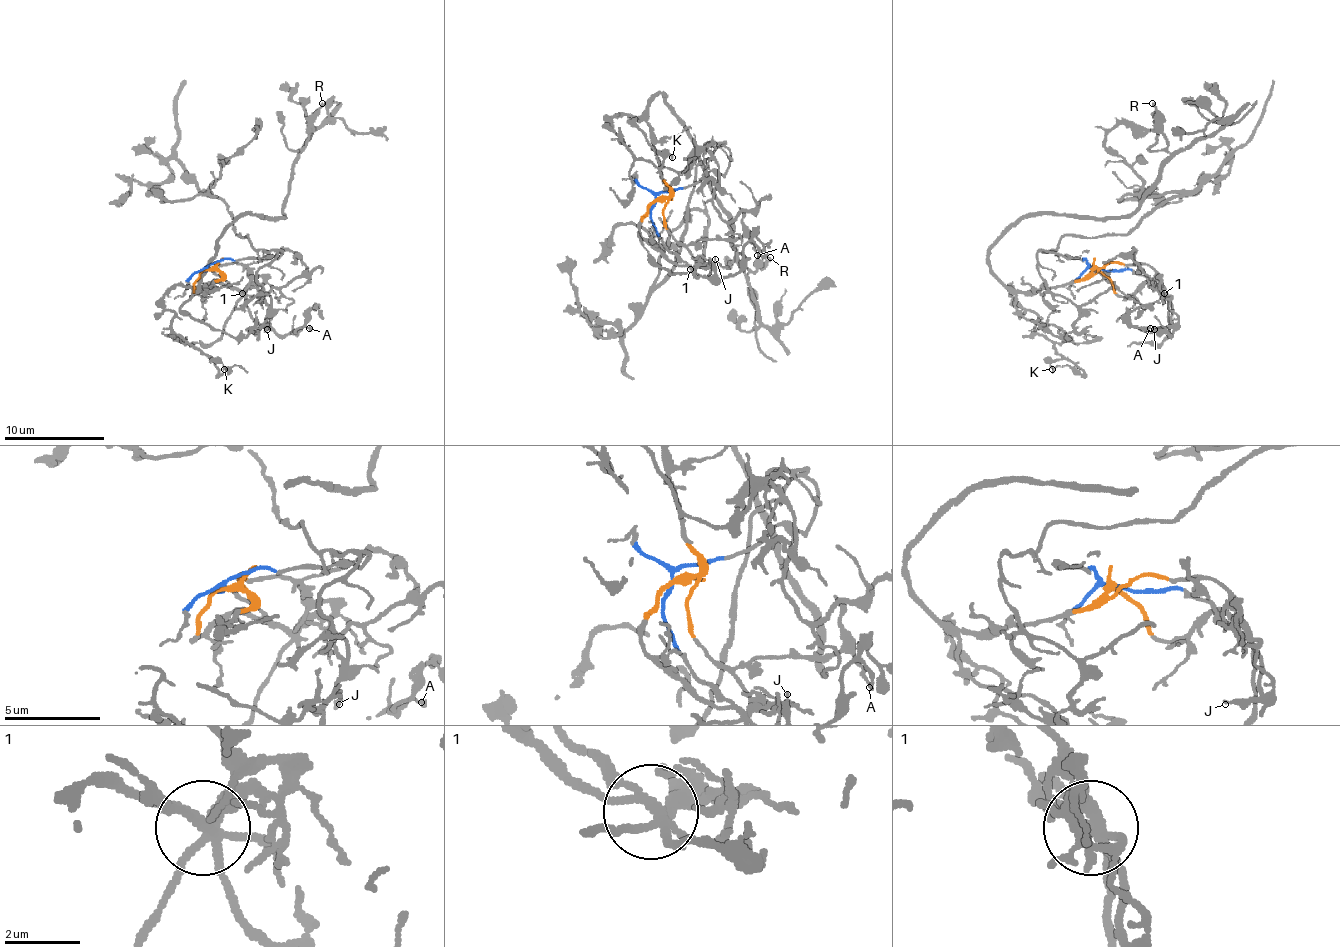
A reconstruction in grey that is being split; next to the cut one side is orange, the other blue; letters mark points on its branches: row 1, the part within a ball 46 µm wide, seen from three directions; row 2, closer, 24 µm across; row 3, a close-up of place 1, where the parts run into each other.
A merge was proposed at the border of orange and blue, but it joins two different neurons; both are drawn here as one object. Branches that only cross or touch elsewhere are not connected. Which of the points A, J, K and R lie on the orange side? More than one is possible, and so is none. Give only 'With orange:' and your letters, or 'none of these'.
With orange: A, J, K, R

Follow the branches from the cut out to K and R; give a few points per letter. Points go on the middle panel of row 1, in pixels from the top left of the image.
K: (654, 200), (669, 190), (651, 128), (636, 115), (614, 115), (611, 130), (636, 158), (659, 168), (671, 158)
R: (654, 200), (669, 190), (646, 105), (661, 93), (729, 220), (739, 265), (747, 275), (769, 258)

